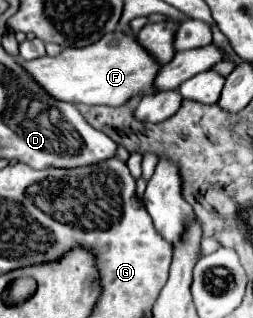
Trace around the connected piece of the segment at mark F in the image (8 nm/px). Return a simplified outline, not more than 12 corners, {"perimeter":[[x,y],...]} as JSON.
{"perimeter":[[120,30],[22,66],[56,100],[120,106],[162,68]]}

